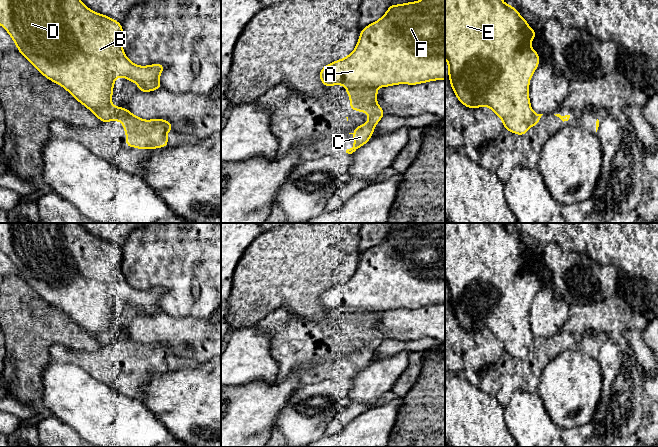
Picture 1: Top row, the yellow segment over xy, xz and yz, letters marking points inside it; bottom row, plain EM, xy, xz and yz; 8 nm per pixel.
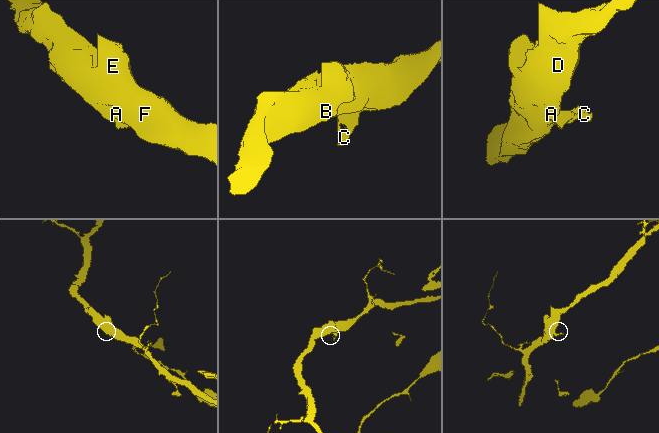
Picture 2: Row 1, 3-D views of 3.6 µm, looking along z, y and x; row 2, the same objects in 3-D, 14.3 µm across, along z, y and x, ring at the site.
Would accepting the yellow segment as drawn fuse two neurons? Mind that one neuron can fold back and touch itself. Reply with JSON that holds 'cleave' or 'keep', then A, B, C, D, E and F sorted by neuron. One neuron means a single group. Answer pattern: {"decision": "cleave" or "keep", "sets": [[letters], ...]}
{"decision": "cleave", "sets": [["A", "B", "D", "E", "F"], ["C"]]}

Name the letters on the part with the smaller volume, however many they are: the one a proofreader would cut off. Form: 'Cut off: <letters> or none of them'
Cut off: C

